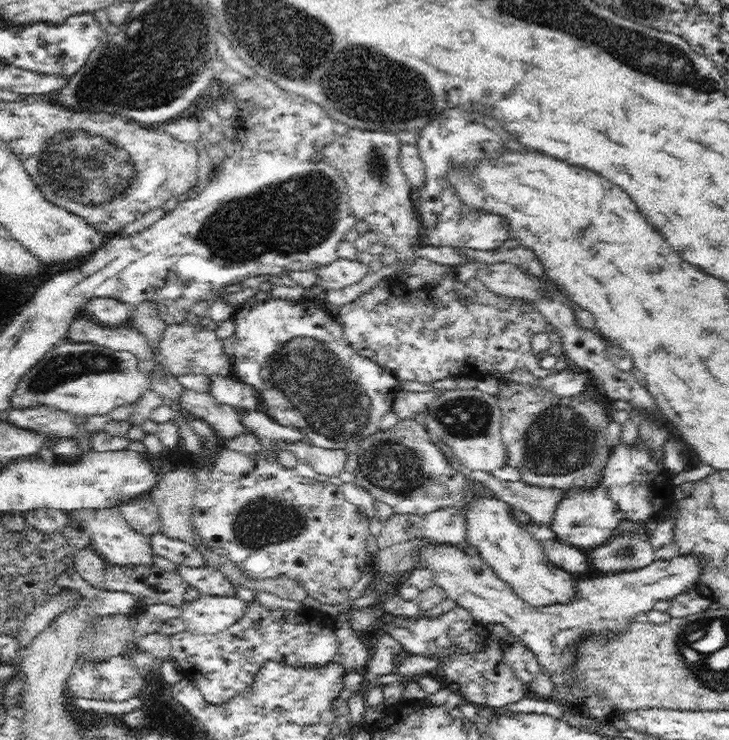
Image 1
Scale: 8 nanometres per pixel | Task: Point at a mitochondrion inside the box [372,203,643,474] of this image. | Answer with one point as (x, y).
(468, 417)

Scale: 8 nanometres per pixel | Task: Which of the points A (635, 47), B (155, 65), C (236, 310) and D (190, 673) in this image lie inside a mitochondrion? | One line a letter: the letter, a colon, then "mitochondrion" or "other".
A: mitochondrion
B: mitochondrion
C: other
D: other

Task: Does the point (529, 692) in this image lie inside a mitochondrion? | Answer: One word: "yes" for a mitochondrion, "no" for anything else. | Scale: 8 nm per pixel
no

